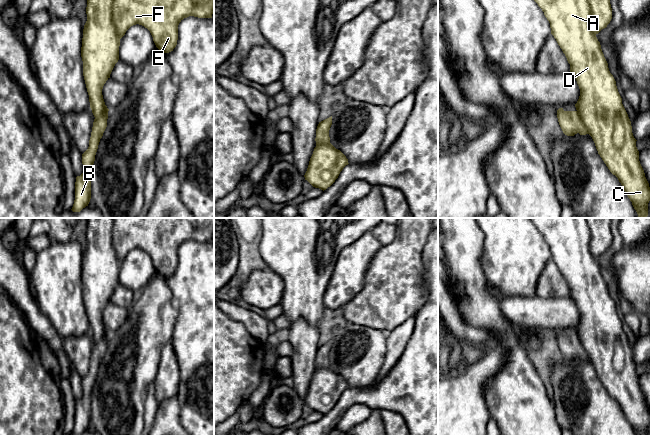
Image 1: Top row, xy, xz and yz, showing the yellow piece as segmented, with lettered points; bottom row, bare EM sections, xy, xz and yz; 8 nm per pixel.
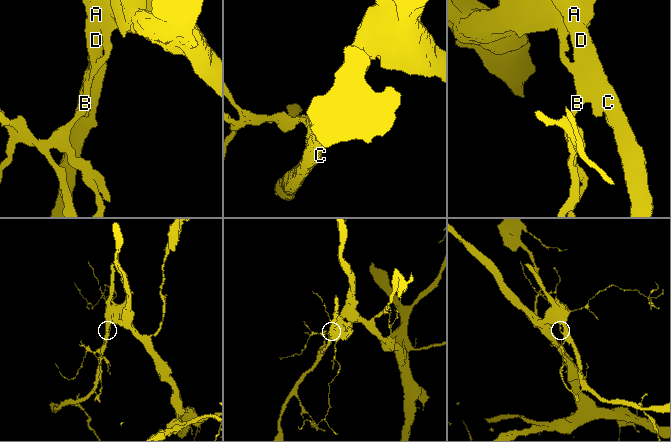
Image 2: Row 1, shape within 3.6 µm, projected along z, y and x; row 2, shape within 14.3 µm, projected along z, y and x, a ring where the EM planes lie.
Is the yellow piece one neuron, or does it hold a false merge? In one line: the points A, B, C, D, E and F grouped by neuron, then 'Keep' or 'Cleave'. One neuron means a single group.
Groups: A B C D / E F. Cleave

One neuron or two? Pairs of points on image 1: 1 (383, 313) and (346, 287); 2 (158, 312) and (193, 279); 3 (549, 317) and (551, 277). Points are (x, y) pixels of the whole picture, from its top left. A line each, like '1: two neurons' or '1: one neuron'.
1: two neurons
2: two neurons
3: two neurons

